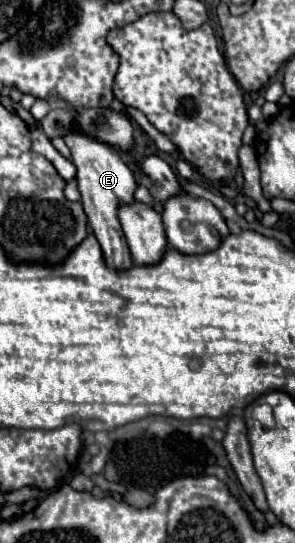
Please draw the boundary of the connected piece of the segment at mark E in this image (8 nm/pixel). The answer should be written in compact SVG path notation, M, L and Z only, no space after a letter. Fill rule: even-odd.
M73 128L69 134L63 136L63 140L71 150L73 164L77 166L77 182L79 182L79 192L81 192L81 204L85 208L85 214L87 214L89 224L93 228L93 234L101 244L101 250L107 258L107 264L115 266L117 270L123 270L123 268L131 266L131 252L129 252L125 234L121 230L121 224L119 224L119 218L117 218L117 208L123 202L133 202L133 192L137 188L133 172L121 160L117 148L83 134L79 128Z

